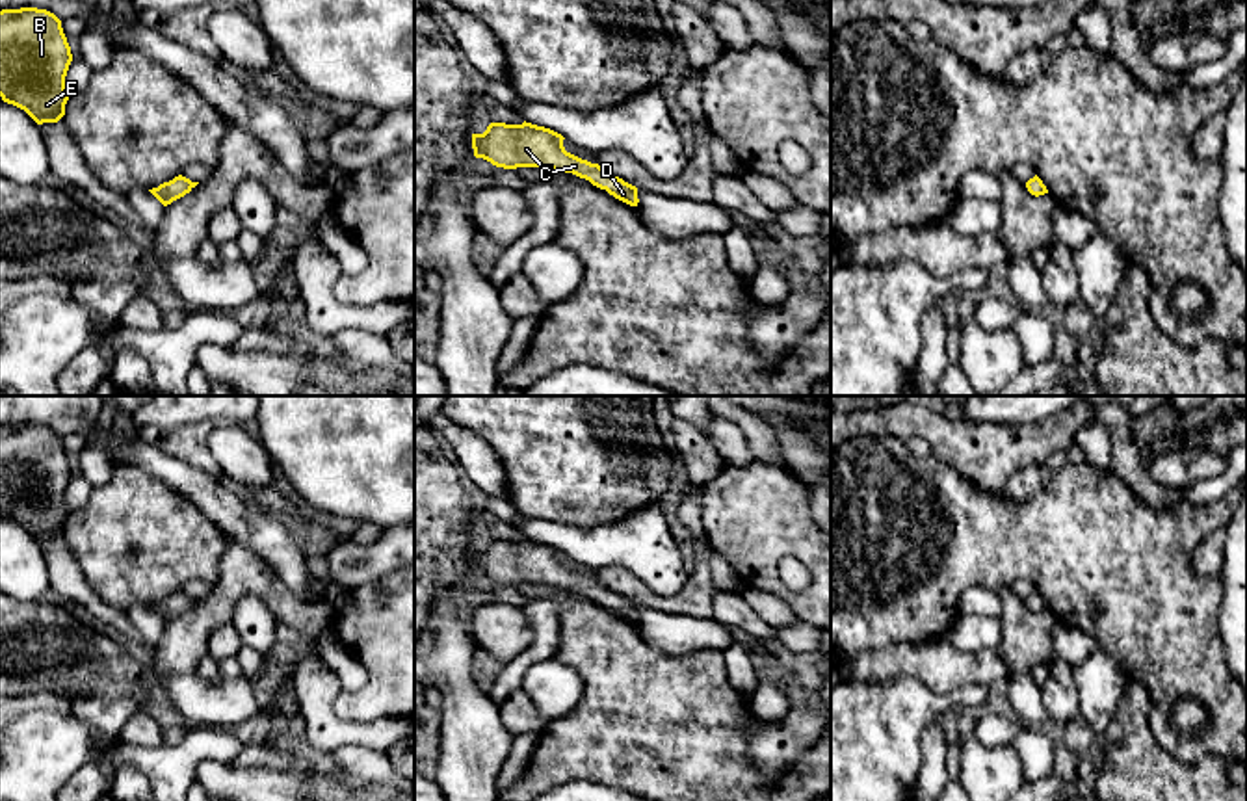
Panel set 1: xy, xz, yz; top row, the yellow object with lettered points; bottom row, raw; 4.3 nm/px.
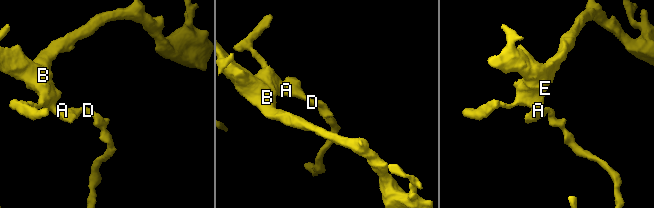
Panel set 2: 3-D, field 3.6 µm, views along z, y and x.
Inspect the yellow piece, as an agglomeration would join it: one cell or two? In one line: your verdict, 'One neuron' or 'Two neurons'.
One neuron

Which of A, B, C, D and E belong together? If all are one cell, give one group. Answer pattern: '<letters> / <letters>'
A B C D E

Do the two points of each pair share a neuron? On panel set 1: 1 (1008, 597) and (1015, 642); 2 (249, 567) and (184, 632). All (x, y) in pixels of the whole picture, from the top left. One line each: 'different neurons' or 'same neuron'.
1: same neuron
2: same neuron

